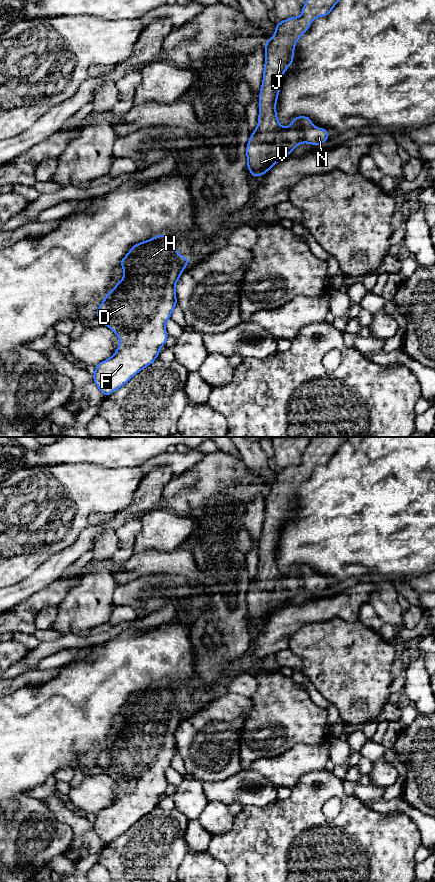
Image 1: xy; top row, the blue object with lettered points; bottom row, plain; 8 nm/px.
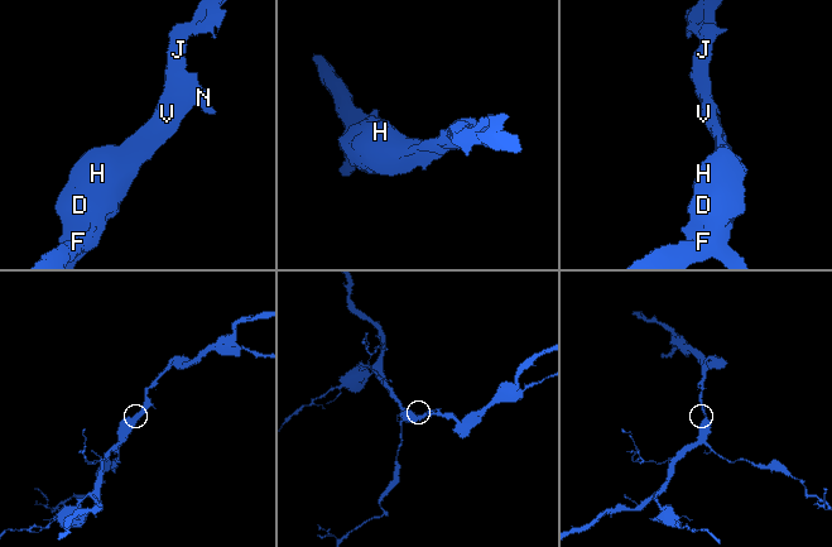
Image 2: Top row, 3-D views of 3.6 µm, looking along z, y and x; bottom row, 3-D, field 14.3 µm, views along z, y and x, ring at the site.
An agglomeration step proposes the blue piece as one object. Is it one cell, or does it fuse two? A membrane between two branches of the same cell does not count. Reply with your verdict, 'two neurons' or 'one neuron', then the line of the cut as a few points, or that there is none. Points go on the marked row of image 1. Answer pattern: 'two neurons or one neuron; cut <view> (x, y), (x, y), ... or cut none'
one neuron; cut none

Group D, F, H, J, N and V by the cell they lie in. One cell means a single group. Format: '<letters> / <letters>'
D F H J N V

